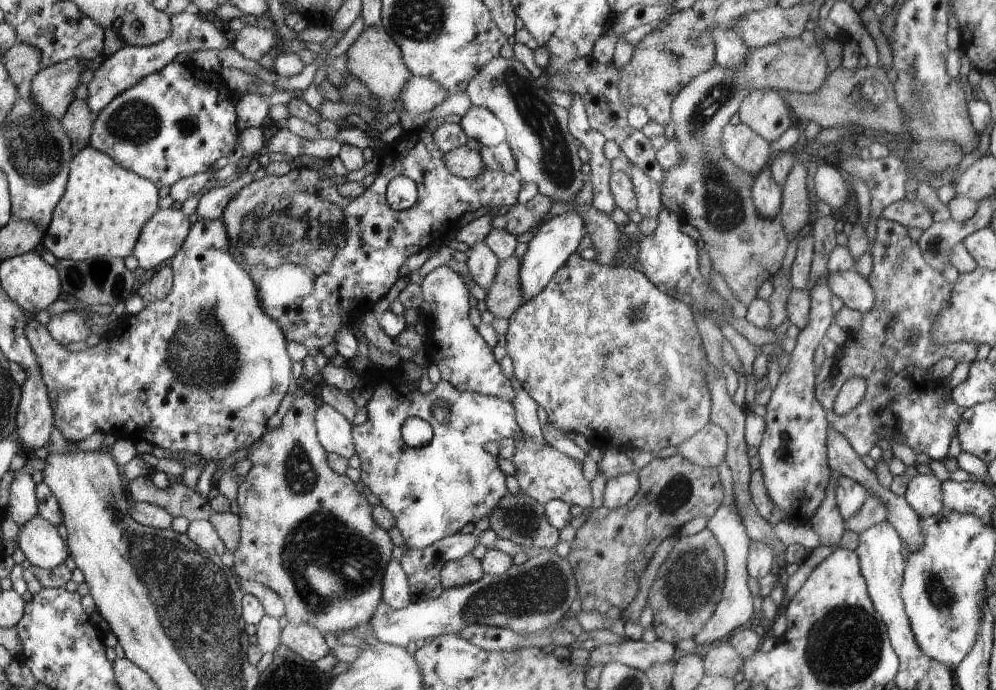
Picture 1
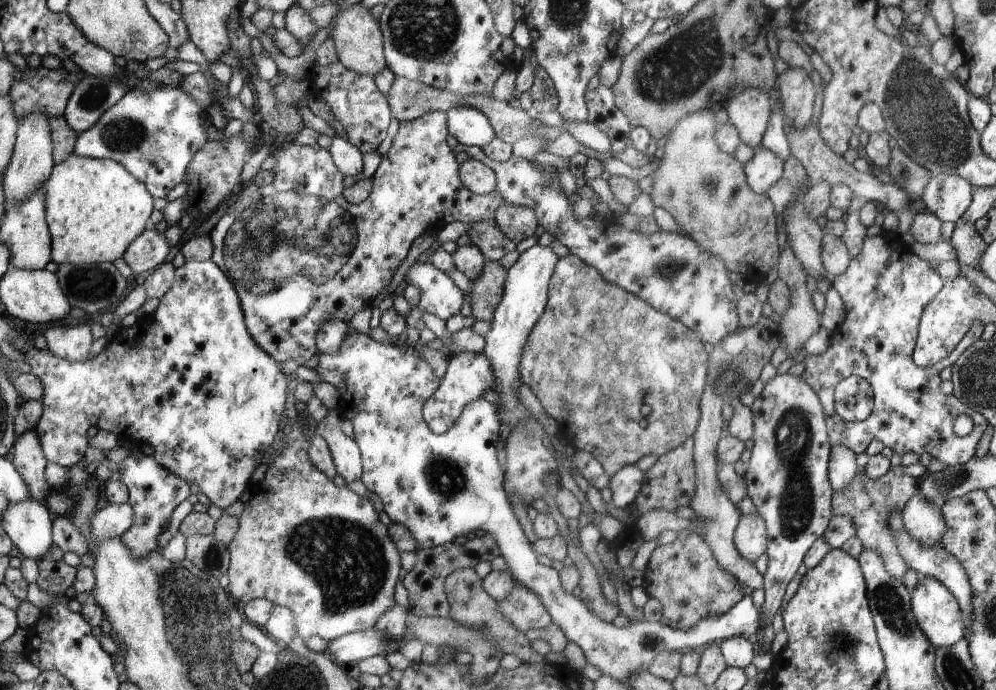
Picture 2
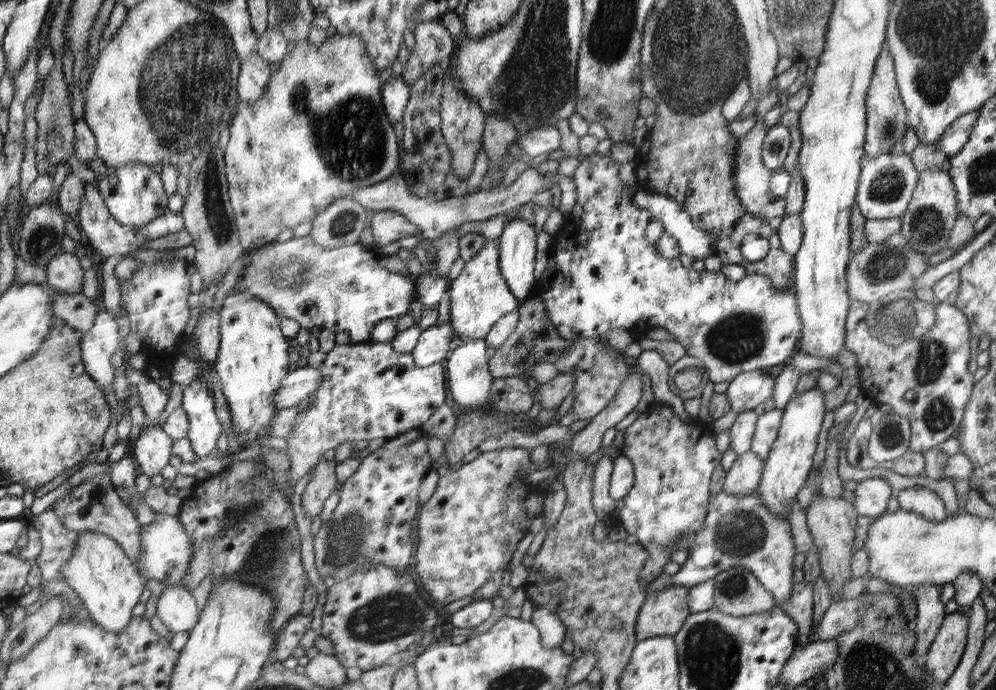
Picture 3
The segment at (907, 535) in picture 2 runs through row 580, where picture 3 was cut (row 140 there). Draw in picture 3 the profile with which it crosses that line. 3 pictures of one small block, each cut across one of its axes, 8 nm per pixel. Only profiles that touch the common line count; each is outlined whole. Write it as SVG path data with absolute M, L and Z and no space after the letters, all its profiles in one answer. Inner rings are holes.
M978 111L959 116L949 127L948 131L940 137L934 146L949 157L958 154L964 145L970 141L972 128L978 120Z

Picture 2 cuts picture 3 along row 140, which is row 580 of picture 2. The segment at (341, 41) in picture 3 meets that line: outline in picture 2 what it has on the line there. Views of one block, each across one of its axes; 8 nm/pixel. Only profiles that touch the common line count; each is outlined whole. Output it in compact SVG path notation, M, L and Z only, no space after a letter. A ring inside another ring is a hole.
M302 432L267 464L266 477L260 482L264 491L262 502L242 512L234 540L227 544L230 582L226 590L240 604L268 599L289 608L295 614L298 636L304 640L320 636L331 641L346 633L371 629L380 615L391 610L395 605L394 586L402 579L402 568L400 552L390 540L386 526L378 520L374 504L347 486L334 486L332 479L312 462L310 448L311 440Z

